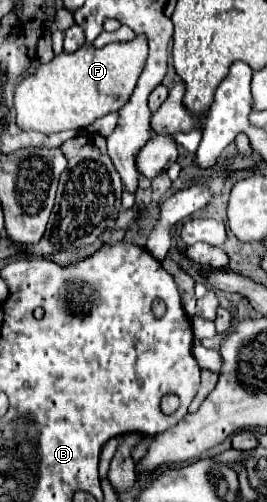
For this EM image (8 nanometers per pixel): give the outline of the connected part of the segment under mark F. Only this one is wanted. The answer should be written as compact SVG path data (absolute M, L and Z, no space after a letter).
M146 36L128 42L110 42L104 48L82 46L72 54L58 54L48 64L40 64L36 72L16 86L16 124L22 130L54 134L62 130L80 130L94 120L120 110L132 96L136 82L148 58Z

